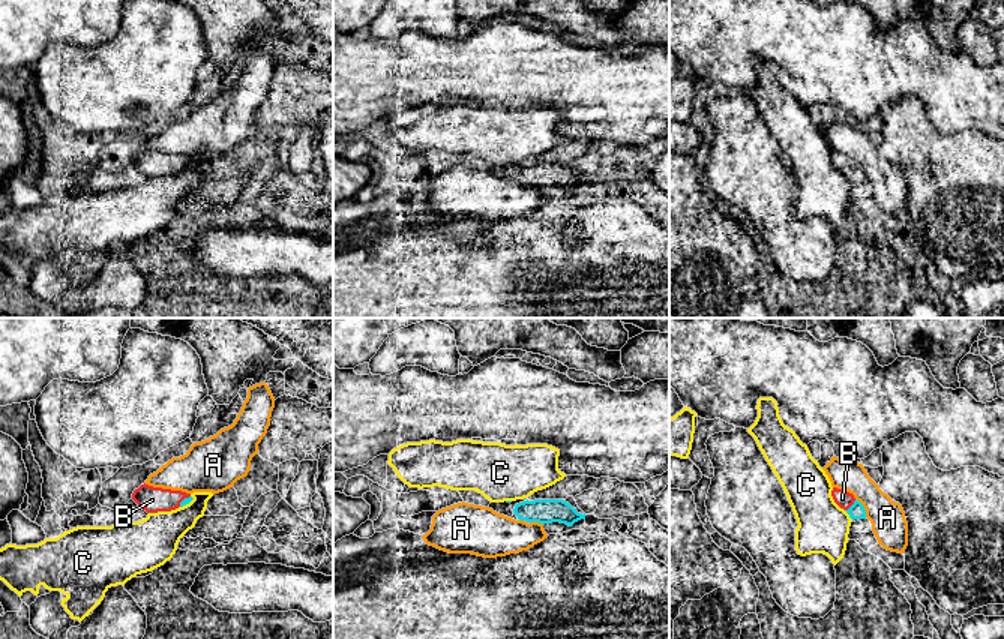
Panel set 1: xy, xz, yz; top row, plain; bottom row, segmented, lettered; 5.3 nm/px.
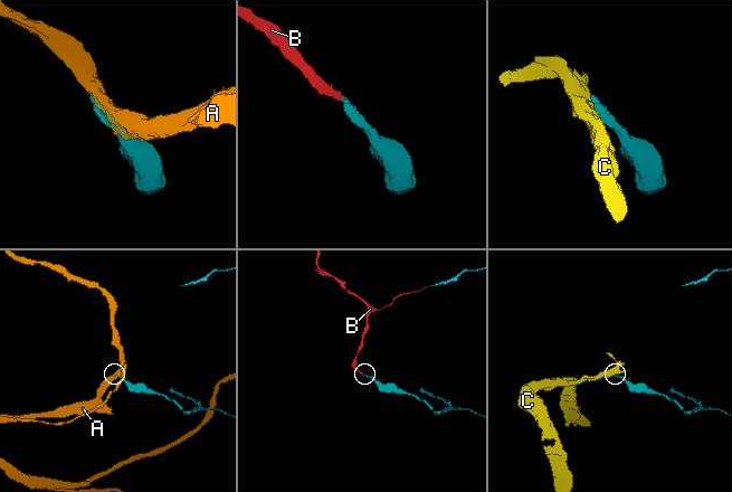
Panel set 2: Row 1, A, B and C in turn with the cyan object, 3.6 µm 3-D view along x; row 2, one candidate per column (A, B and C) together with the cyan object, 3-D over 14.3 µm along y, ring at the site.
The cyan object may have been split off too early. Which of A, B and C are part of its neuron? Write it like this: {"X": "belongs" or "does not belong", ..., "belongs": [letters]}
{"A": "does not belong", "B": "belongs", "C": "does not belong", "belongs": ["B"]}

